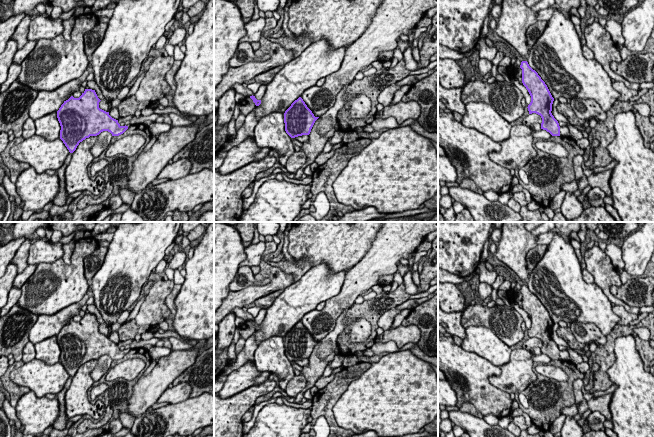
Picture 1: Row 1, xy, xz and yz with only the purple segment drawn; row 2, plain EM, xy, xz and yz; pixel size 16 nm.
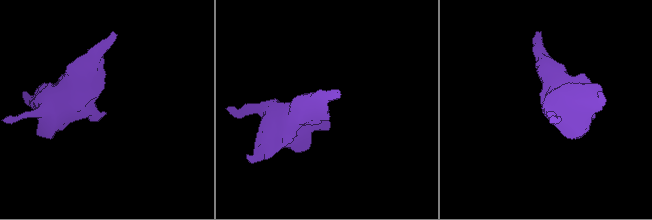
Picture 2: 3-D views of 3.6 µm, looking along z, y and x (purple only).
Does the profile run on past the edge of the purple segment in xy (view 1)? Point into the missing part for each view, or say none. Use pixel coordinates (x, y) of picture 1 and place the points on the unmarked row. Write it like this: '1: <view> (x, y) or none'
1: none

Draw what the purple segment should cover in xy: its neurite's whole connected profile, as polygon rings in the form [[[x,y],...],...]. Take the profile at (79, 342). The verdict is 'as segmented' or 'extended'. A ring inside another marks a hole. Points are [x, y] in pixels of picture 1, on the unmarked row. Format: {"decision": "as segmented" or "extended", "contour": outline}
{"decision": "as segmented", "contour": [[[85,313],[79,322],[71,320],[64,325],[57,335],[60,363],[70,377],[90,360],[97,360],[103,355],[119,360],[128,353],[128,350],[121,350],[118,344],[112,342],[109,336],[100,333],[100,325],[95,314]]]}

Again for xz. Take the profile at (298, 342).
{"decision": "as segmented", "contour": [[[299,321],[284,337],[285,355],[291,362],[309,359],[318,342]]]}

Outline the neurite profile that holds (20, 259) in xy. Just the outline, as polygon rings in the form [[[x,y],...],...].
[[[26,239],[17,250],[15,256],[11,260],[11,263],[17,266],[18,274],[21,273],[29,264],[27,258],[29,256],[29,248],[31,246],[31,239]]]

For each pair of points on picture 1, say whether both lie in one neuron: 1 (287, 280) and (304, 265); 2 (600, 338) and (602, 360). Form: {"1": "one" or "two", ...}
{"1": "two", "2": "two"}

